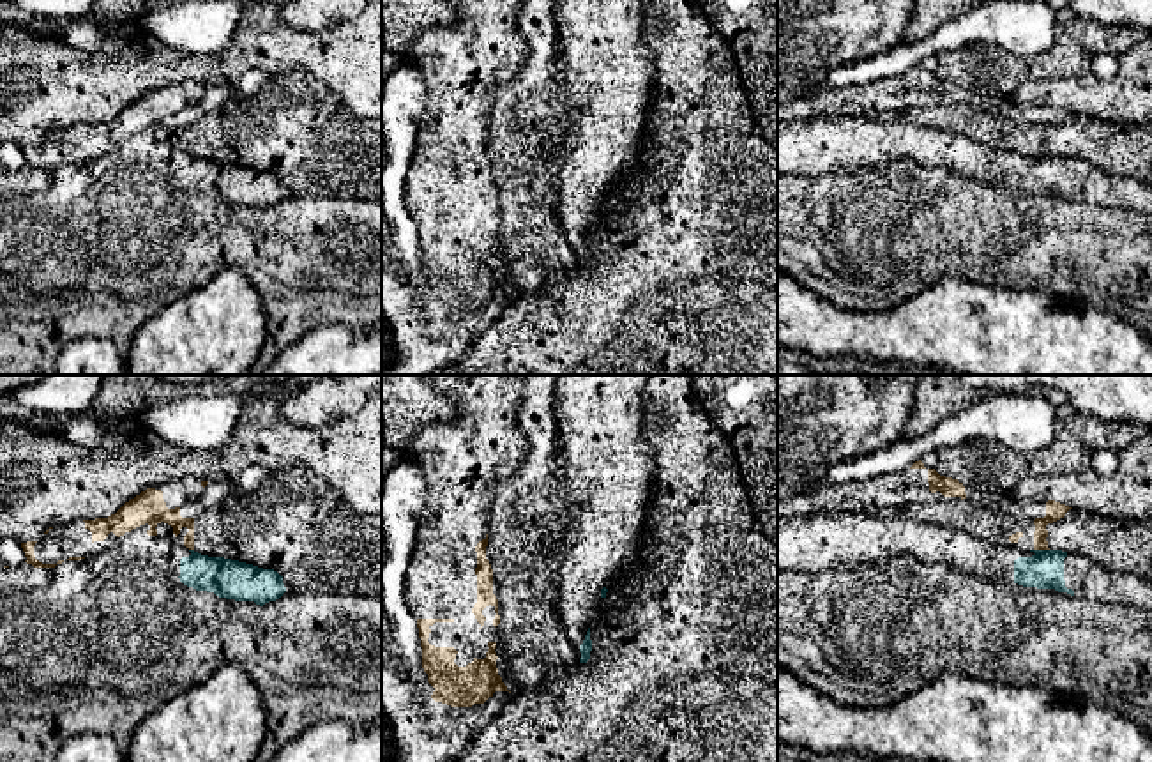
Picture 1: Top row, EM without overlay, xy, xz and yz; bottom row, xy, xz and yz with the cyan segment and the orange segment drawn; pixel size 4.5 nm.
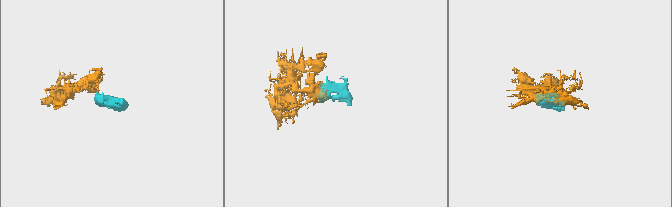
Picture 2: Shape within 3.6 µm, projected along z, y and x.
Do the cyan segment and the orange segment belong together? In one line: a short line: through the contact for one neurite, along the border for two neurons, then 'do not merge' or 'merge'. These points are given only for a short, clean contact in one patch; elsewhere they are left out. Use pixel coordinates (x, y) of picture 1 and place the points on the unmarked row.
line yz (1034, 152), (1048, 154); do not merge

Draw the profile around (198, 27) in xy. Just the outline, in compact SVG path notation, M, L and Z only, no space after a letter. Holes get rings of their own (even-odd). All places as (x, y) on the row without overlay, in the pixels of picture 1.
M186 0L168 7L152 11L140 25L140 30L145 30L159 39L159 42L168 44L178 51L189 55L208 55L221 51L233 39L240 18L246 9L253 7L258 2L247 0Z

